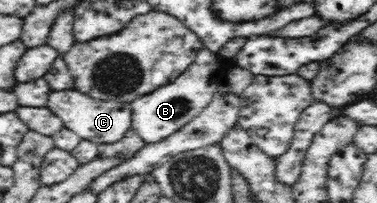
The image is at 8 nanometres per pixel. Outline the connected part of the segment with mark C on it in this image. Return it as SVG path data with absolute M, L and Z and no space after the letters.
M75 89L52 91L46 107L61 119L65 128L76 133L82 140L87 139L97 144L115 143L123 139L125 133L132 127L129 103L99 101Z

